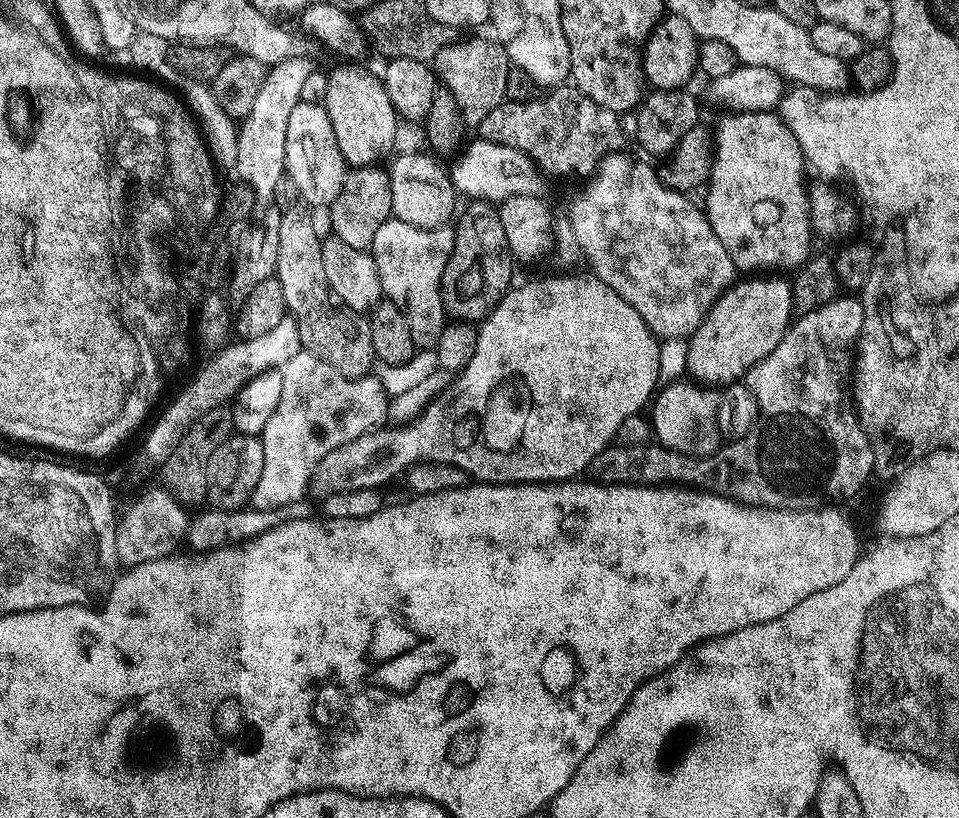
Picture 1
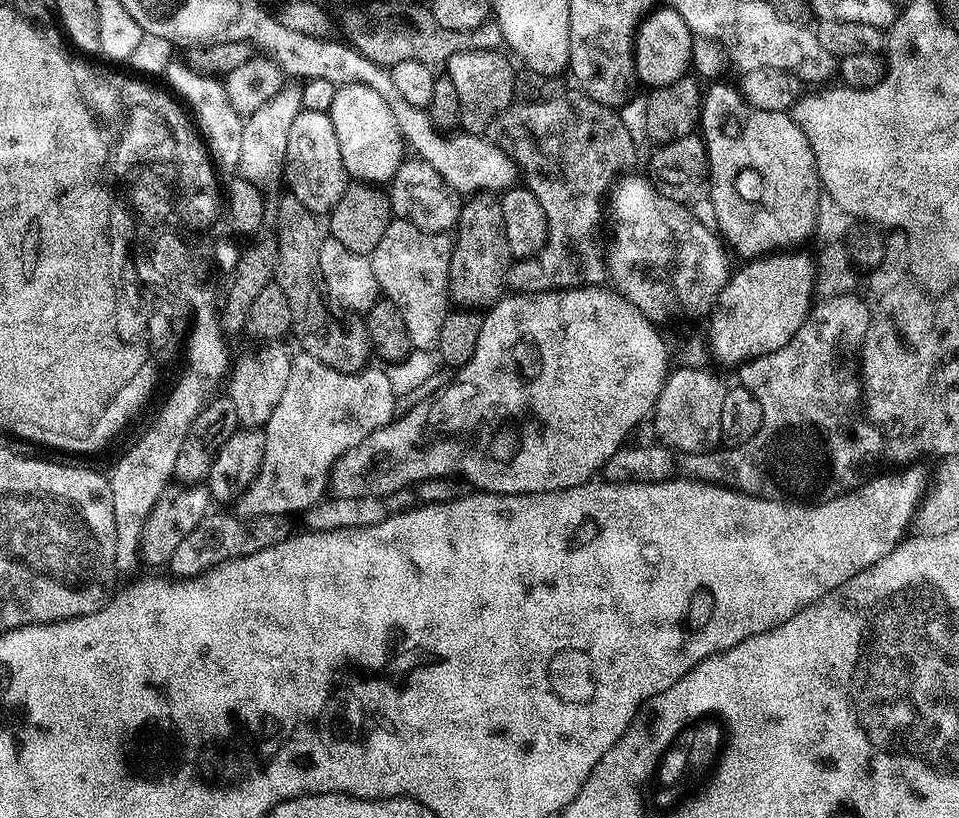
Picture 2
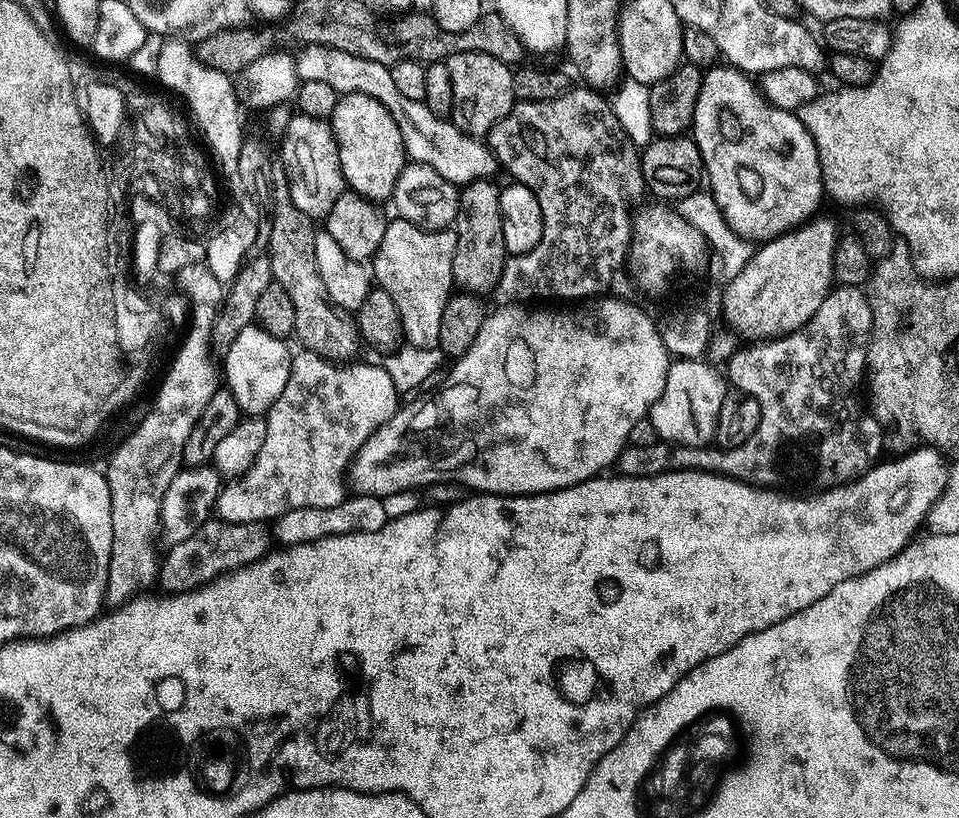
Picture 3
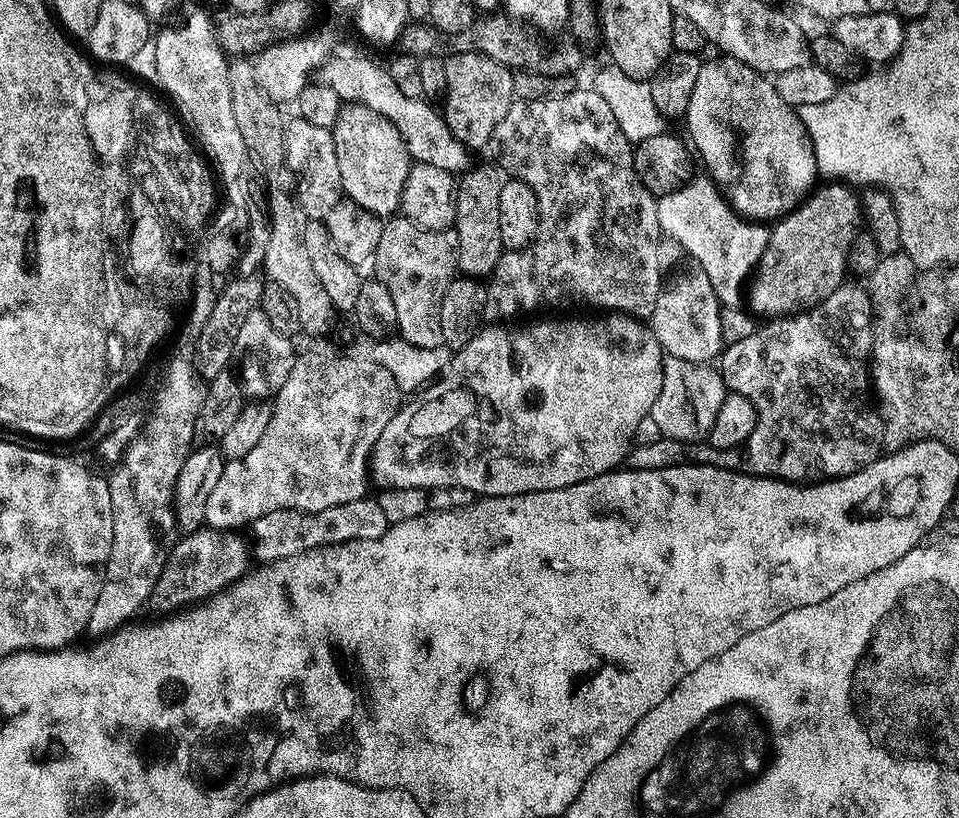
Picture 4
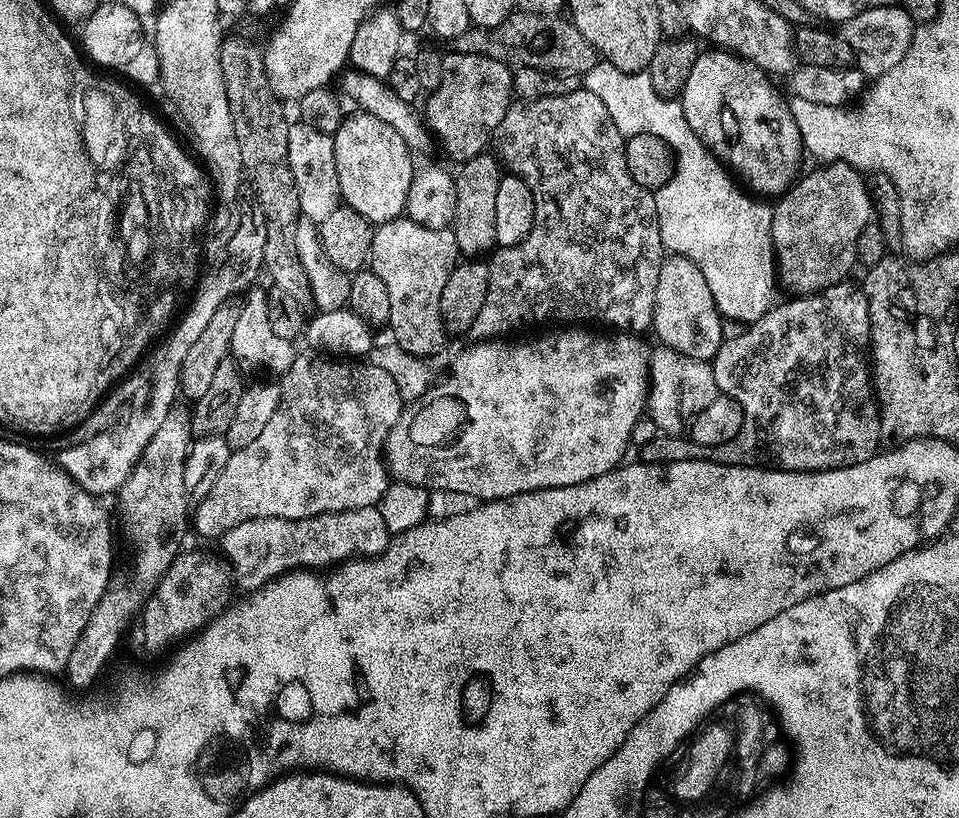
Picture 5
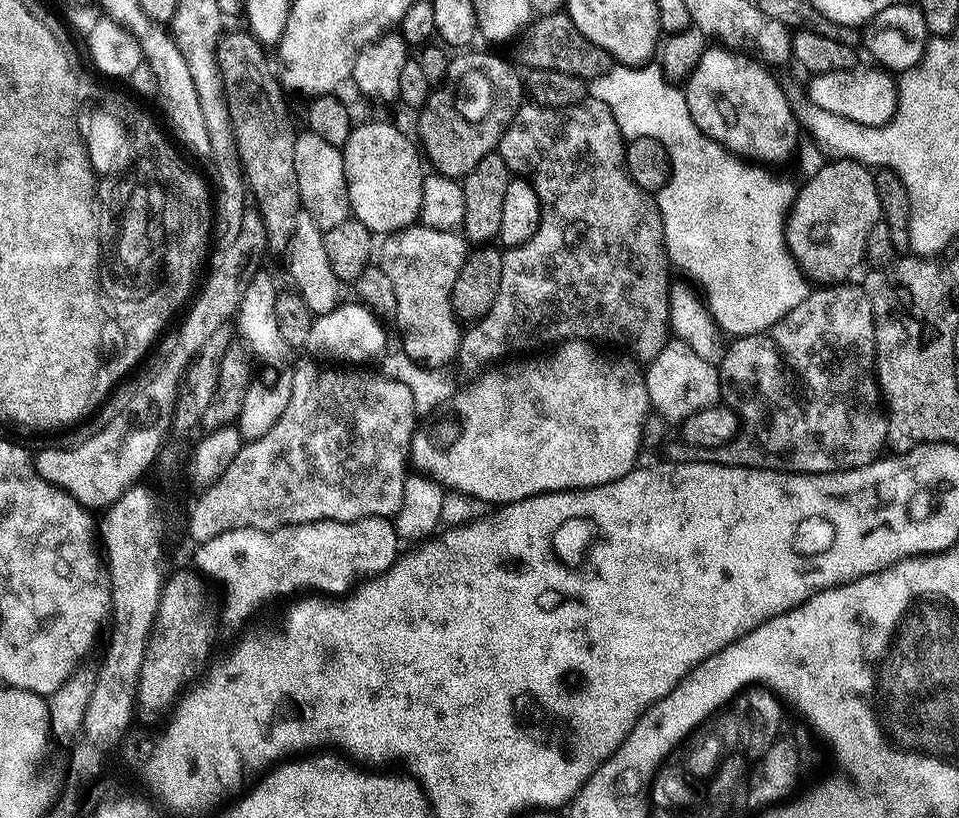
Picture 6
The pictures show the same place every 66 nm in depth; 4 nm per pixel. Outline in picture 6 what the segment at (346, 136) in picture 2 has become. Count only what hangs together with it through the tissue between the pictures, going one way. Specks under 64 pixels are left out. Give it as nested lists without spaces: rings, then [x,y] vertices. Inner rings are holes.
[[[384,120],[357,123],[344,139],[342,153],[348,206],[354,219],[373,234],[387,234],[411,225],[417,215],[419,189],[426,172],[420,169],[422,156],[413,144],[402,129]]]

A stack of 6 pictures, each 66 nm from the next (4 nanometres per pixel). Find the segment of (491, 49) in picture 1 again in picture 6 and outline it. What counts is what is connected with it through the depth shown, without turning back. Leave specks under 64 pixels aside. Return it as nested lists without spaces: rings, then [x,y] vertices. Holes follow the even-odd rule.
[[[472,50],[461,51],[464,52],[461,56],[453,55],[449,59],[443,80],[431,89],[427,102],[418,112],[421,140],[419,143],[427,163],[429,160],[439,175],[453,178],[463,178],[467,172],[474,170],[474,166],[478,166],[478,162],[482,162],[482,158],[486,158],[486,154],[497,151],[500,135],[522,103],[522,76],[519,71],[515,72],[502,57],[495,56],[492,52],[468,51]]]

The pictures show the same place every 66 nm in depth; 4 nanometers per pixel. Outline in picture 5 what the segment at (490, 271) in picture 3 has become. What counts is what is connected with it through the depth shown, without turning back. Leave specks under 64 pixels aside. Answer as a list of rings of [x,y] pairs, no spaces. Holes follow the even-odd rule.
[[[481,154],[472,156],[459,165],[460,173],[455,173],[456,181],[456,219],[452,222],[452,231],[456,233],[456,245],[460,256],[464,258],[480,258],[480,255],[491,253],[497,247],[494,234],[494,209],[496,209],[498,182],[502,175],[502,165],[495,155]]]

